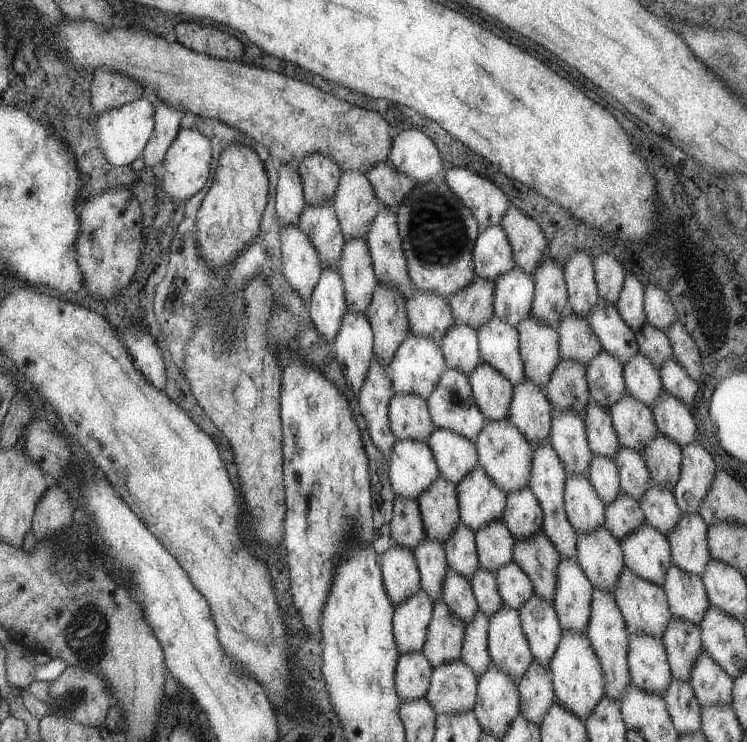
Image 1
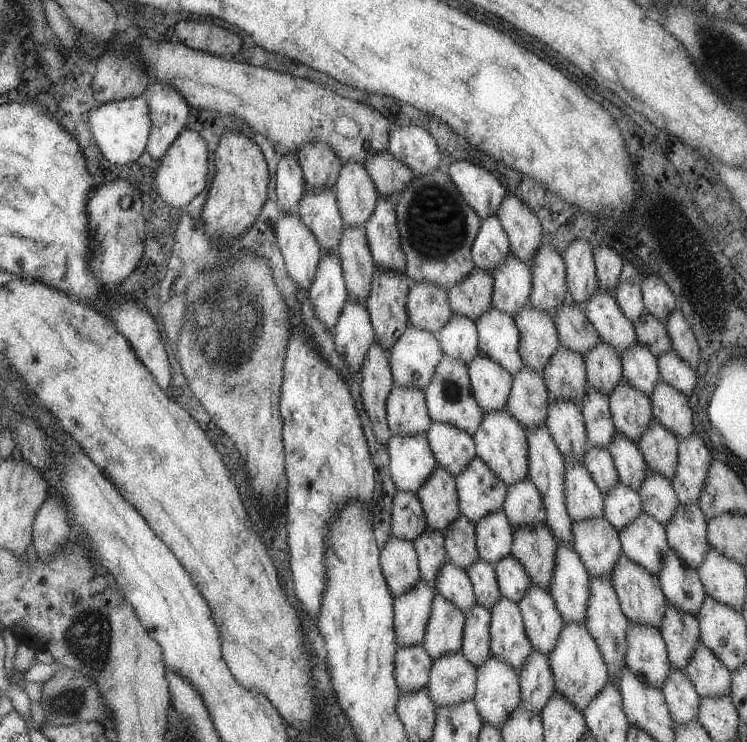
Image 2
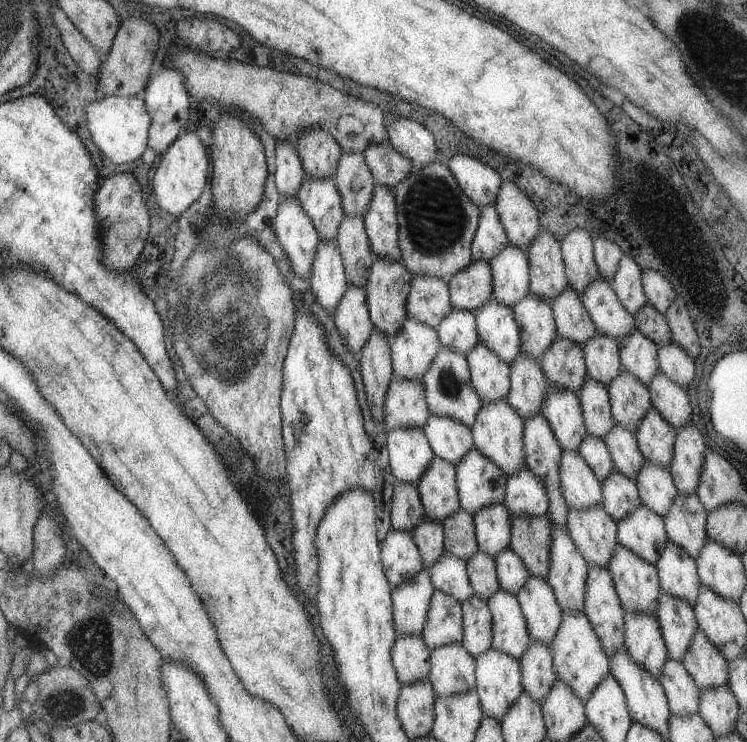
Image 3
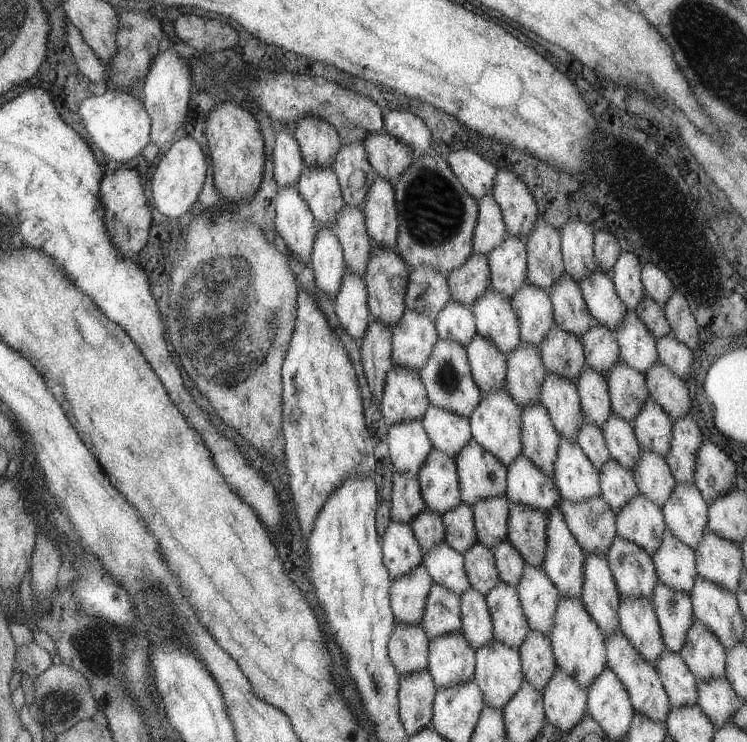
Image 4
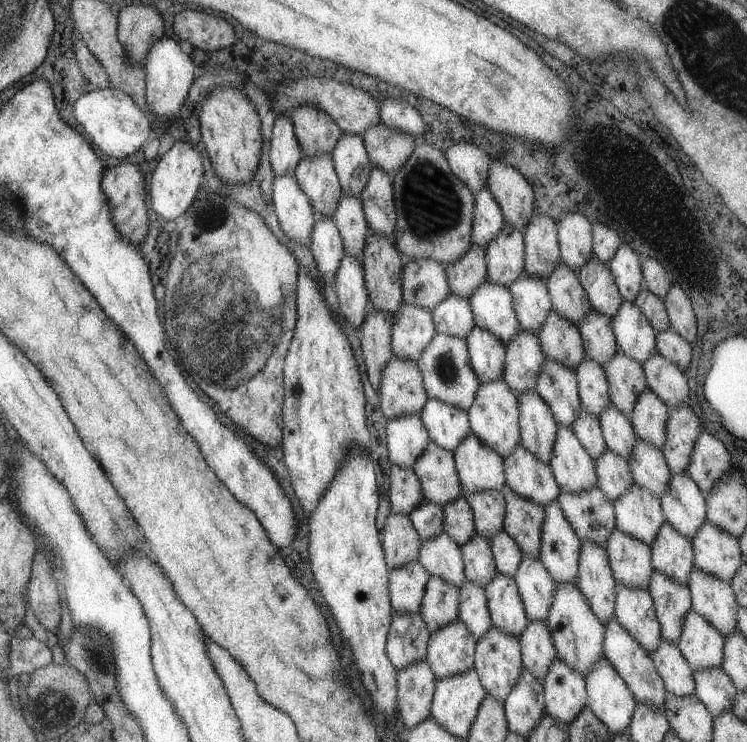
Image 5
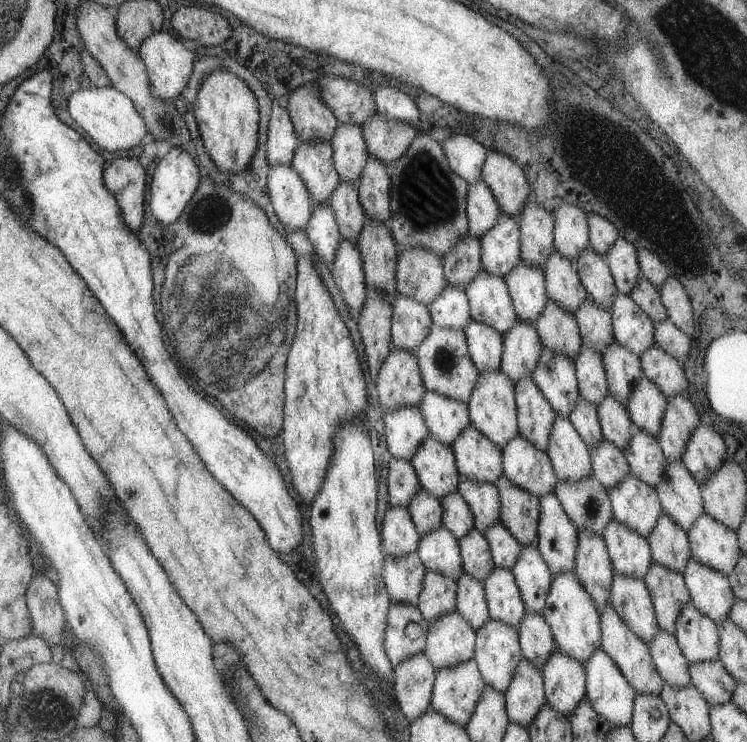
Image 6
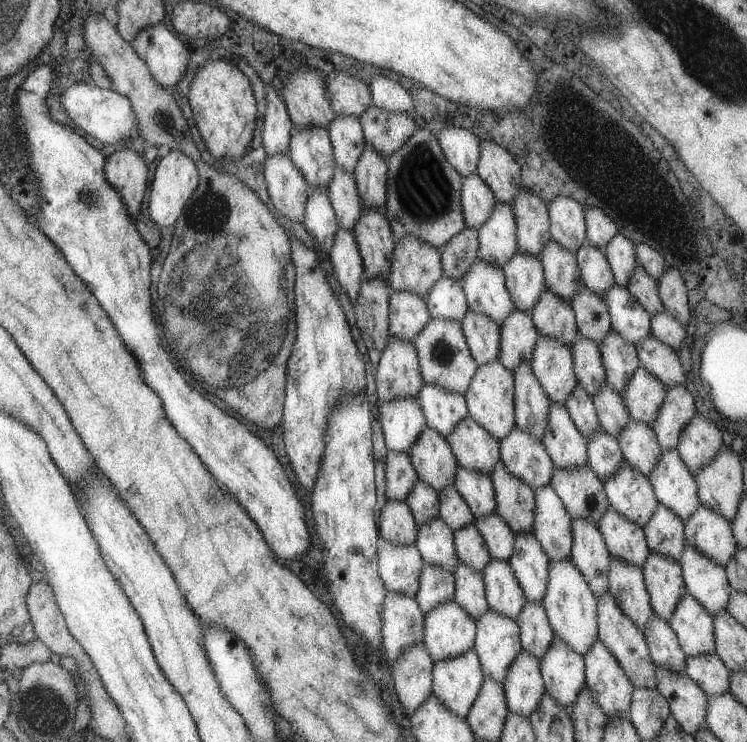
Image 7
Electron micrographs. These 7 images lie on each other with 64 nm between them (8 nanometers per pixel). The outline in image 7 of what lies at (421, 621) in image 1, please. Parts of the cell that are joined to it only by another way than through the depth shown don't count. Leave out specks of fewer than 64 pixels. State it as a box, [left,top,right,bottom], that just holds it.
[376,536,425,598]

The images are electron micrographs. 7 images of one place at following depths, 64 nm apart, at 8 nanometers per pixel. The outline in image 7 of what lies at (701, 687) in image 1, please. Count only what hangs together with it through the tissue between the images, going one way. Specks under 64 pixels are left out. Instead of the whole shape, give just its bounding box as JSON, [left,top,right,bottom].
[668,593,716,657]

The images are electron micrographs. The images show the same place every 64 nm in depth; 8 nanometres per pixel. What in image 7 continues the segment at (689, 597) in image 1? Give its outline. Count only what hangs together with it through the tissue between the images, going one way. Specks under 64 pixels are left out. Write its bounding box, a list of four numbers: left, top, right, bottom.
[642,502,684,562]

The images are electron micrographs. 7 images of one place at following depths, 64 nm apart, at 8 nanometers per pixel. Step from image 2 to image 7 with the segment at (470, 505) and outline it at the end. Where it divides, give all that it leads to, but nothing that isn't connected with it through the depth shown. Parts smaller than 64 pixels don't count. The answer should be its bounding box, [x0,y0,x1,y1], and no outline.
[446,417,500,476]

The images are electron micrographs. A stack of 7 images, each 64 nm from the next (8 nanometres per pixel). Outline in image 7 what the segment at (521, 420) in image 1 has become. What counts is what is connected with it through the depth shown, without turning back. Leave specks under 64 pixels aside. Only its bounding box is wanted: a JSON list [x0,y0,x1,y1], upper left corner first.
[498,309,538,374]

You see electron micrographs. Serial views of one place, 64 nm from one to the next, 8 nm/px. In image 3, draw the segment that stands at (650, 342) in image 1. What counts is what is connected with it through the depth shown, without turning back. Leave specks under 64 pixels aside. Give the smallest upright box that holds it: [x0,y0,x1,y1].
[633,305,671,348]

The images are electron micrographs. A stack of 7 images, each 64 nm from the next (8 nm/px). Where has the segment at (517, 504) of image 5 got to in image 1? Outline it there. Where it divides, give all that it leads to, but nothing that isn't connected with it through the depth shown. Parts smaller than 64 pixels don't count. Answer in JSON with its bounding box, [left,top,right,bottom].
[512,532,560,606]

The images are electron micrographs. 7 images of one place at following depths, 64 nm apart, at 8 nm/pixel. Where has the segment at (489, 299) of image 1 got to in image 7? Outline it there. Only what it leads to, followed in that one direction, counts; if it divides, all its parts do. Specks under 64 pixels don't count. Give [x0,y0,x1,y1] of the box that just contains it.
[439,229,478,281]

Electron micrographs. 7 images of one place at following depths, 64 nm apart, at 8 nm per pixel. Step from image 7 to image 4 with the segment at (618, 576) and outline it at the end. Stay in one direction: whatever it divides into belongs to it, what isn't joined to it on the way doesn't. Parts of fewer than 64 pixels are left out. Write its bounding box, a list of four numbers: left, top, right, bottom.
[618,597,666,668]

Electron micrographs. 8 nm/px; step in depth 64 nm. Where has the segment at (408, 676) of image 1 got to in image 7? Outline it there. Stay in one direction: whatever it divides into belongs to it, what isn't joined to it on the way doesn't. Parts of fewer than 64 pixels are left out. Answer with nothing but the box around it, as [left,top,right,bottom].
[381,591,424,664]

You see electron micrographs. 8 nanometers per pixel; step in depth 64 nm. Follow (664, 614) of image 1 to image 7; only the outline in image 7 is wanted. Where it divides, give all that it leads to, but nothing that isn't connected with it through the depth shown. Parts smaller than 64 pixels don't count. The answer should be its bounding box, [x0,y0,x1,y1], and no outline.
[596,506,650,568]

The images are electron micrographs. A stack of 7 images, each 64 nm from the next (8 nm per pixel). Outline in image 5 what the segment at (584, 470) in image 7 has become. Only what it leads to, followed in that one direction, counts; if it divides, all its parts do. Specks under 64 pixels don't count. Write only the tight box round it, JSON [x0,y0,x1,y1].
[556,487,616,548]

